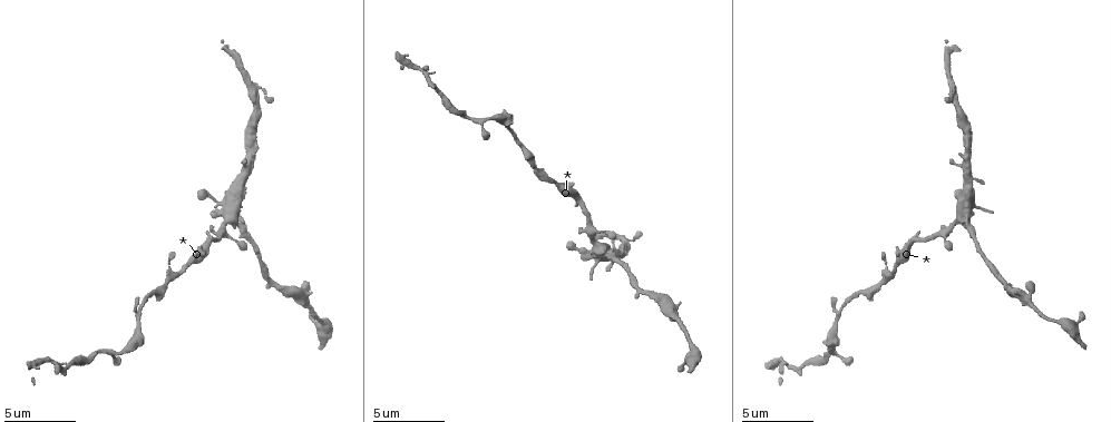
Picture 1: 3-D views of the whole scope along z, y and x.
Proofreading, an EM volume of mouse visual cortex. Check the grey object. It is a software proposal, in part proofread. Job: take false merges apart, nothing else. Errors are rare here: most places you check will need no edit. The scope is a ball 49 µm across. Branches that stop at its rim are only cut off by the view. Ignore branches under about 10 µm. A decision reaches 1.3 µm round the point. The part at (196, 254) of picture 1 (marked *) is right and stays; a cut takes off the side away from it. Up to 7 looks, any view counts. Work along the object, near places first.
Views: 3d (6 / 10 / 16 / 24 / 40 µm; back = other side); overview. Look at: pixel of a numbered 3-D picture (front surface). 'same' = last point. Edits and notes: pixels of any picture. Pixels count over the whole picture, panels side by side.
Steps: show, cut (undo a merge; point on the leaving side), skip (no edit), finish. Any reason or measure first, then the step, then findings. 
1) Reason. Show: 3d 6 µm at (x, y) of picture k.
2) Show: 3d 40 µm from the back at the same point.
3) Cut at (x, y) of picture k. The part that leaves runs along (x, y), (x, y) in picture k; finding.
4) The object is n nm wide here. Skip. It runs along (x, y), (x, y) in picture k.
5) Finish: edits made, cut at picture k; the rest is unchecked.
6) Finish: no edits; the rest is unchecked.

Calibre changes. Show: 3d 10 µm at (128, 346) of picture 1.

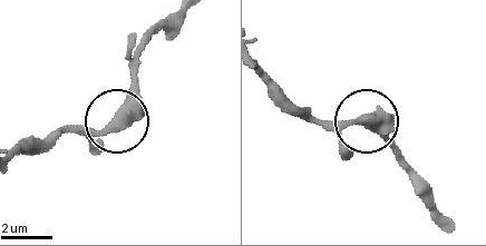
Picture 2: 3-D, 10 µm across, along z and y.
Skip. It runs along (433, 203), (411, 164), (367, 121), (304, 119) in picture 2; all the same neuron.

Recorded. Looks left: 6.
Small branch off a trunk. Show: 3d 16 µm at (666, 313) of picture 1.

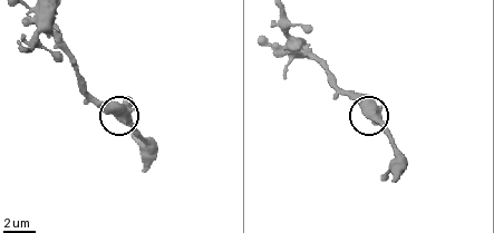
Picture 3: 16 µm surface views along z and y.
4 arms meet here. Skip. It runs along (22, 49), (47, 35), (67, 55), (83, 87), (142, 137) in picture 3; all the same neuron.

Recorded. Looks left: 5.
Show: 3d 10 µm at (603, 253) of picture 1.

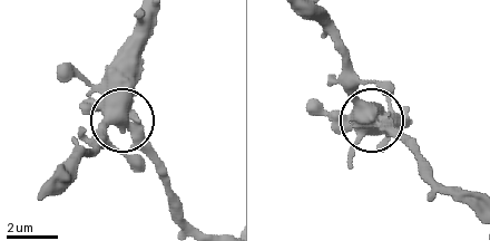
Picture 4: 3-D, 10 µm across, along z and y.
Skip. One neuron here.

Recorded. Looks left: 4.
Finish: no edits; the rest is unchecked.

